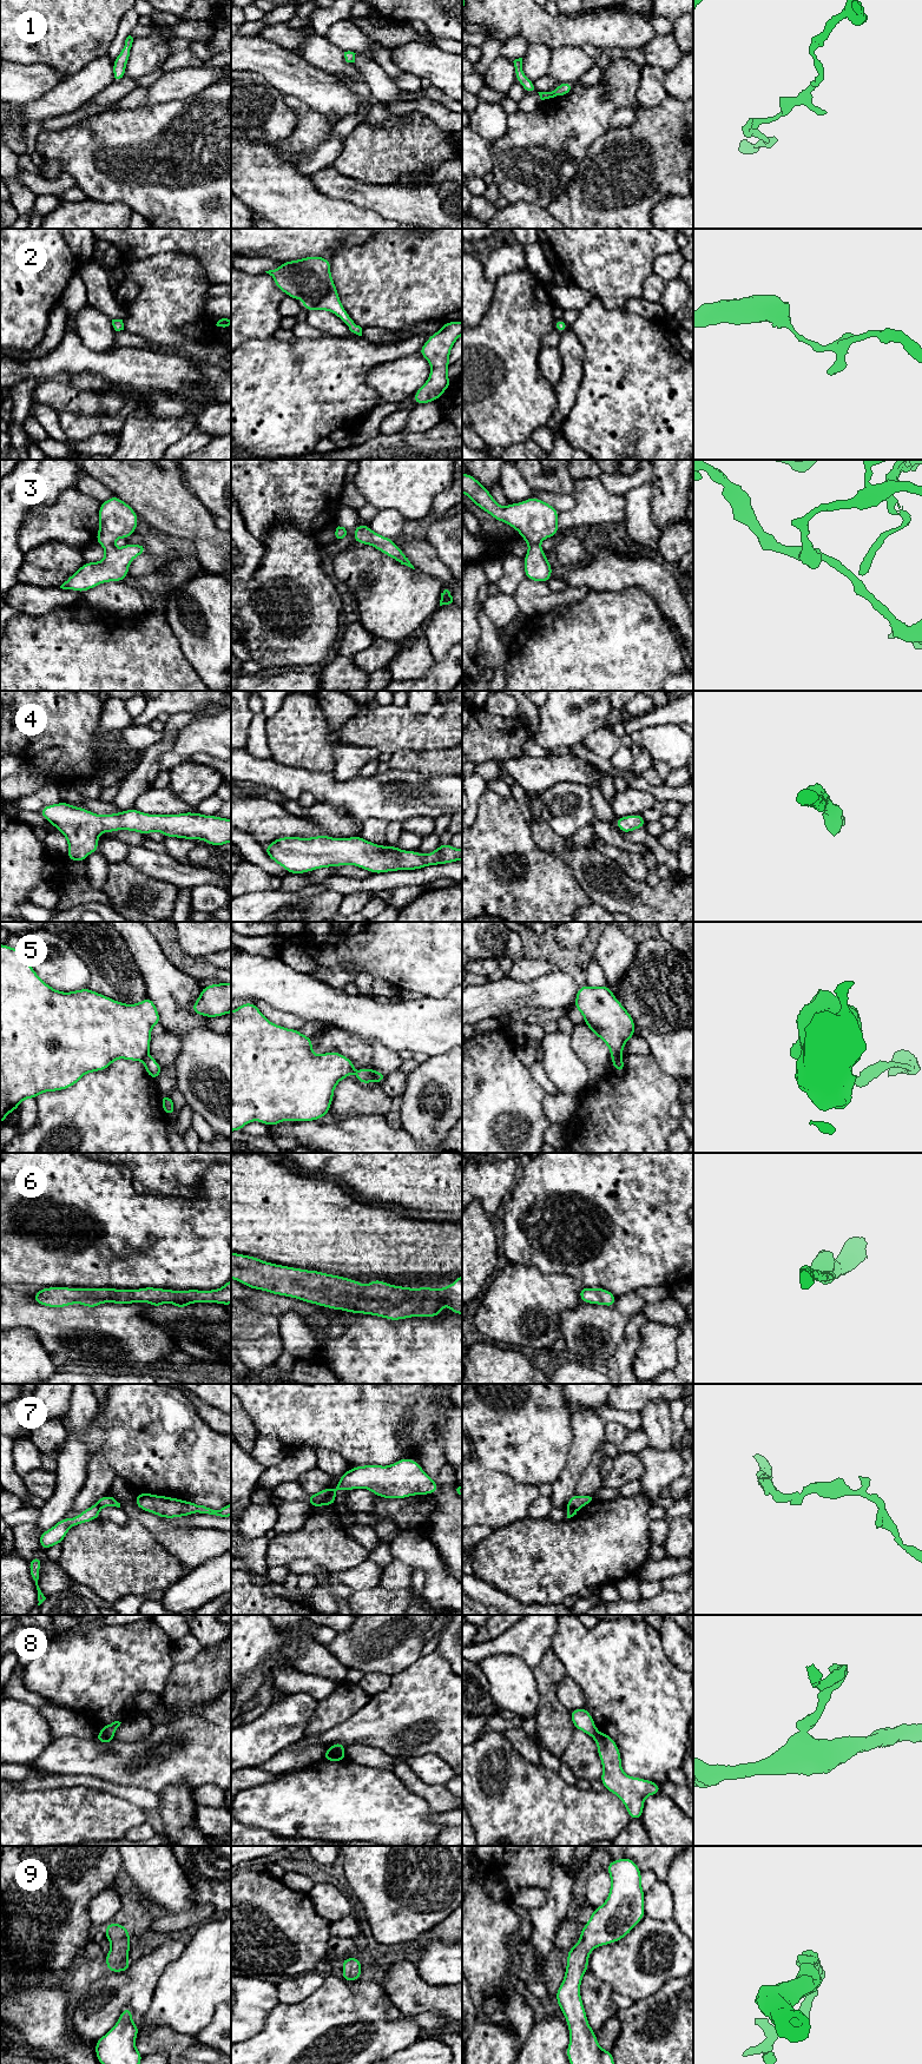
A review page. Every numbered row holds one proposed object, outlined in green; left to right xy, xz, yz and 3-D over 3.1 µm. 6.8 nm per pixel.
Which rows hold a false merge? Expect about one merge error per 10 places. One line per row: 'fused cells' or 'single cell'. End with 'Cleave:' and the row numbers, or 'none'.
1: single cell
2: single cell
3: single cell
4: single cell
5: fused cells
6: single cell
7: fused cells
8: fused cells
9: single cell
Cleave: 5, 7, 8

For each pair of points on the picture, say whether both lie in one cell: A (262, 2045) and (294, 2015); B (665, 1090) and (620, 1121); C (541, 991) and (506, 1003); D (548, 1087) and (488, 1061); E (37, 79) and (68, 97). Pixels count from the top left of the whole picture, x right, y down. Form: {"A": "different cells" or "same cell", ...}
{"A": "same cell", "B": "same cell", "C": "same cell", "D": "different cells", "E": "different cells"}

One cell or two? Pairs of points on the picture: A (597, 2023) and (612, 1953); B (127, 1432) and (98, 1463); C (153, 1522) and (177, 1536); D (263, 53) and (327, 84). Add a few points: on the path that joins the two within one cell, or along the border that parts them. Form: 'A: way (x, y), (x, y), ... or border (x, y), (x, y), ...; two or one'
A: border (588, 1969), (613, 1991); two
B: border (89, 1459), (99, 1455), (117, 1475); two
C: way (159, 1527), (171, 1536); one
D: way (278, 66), (295, 78), (311, 84); one

